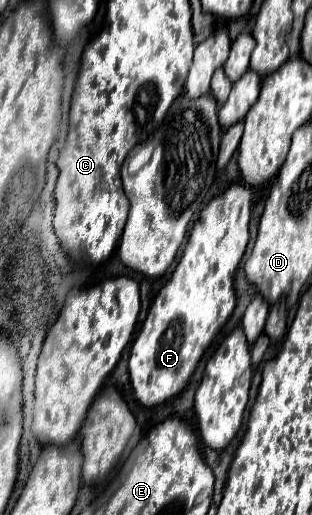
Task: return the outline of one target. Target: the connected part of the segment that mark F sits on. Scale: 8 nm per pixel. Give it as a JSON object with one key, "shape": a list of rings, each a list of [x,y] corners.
{"shape":[[[242,183],[214,197],[194,221],[184,255],[170,281],[156,295],[130,349],[128,373],[134,397],[144,407],[160,405],[182,393],[206,347],[236,307],[234,271],[248,245],[252,191]]]}

